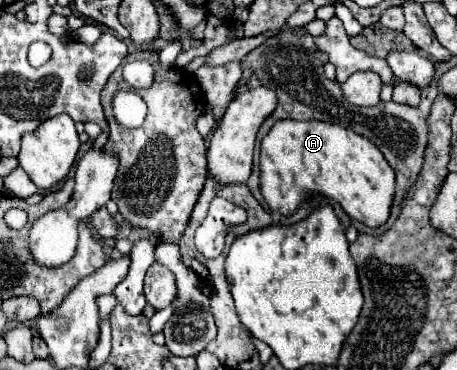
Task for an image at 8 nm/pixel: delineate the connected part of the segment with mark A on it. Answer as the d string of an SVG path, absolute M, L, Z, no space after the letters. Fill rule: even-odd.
M281 120L275 122L269 134L261 140L261 194L271 210L285 216L311 194L319 192L343 206L343 210L365 222L381 226L389 218L389 208L395 192L395 172L385 164L379 148L357 132L319 120Z

